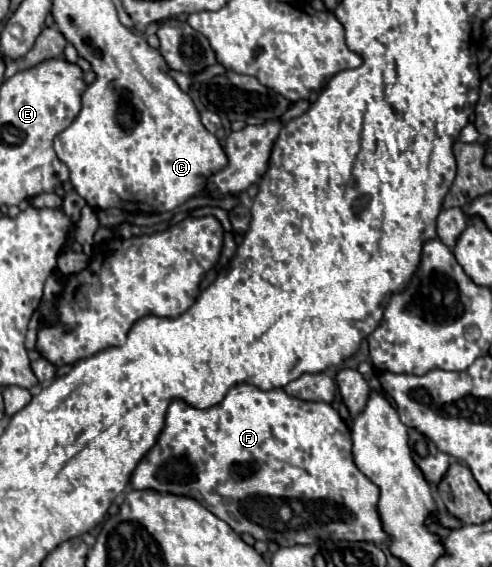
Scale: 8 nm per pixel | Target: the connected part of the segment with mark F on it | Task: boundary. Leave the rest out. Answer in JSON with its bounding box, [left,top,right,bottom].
[132,384,388,546]

